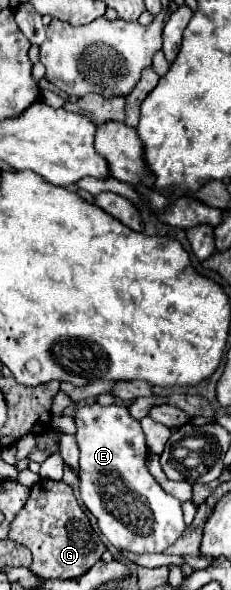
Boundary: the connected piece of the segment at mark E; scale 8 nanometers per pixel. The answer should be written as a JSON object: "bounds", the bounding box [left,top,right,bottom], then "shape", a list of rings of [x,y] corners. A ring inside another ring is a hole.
{"bounds":[73,403,187,553],"shape":[[[99,403],[79,405],[73,419],[77,427],[75,441],[79,447],[79,493],[83,505],[97,519],[99,531],[117,549],[131,553],[163,553],[185,533],[187,527],[183,523],[181,501],[165,493],[147,469],[147,445],[141,423],[129,415],[125,405],[101,407]]]}

